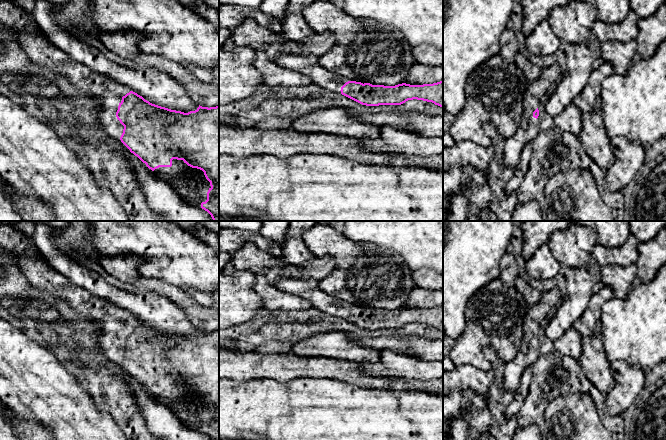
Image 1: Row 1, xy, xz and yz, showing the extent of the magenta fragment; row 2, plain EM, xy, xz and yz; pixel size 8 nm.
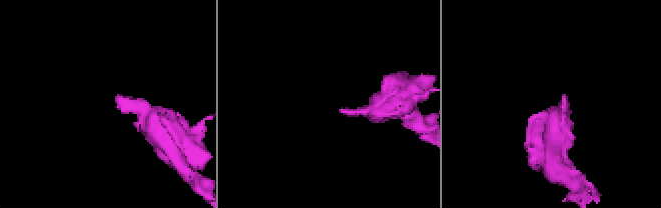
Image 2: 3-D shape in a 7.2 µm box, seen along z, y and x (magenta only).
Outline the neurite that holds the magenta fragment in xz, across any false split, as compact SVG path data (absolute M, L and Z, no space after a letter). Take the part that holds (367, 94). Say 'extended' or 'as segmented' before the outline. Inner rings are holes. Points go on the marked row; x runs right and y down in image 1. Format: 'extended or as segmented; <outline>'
extended; M277 54L273 61L283 68L308 76L313 84L323 89L342 94L362 105L401 105L408 100L417 99L432 102L443 108L443 80L423 85L363 84L325 69L314 54Z

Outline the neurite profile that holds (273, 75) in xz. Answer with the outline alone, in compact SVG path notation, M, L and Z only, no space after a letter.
M256 51L254 66L267 86L307 86L313 83L308 76L279 66L265 51Z

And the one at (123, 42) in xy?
M119 29L111 33L100 30L99 39L103 45L122 58L135 57L142 53L138 49L138 41L143 34L135 30Z

